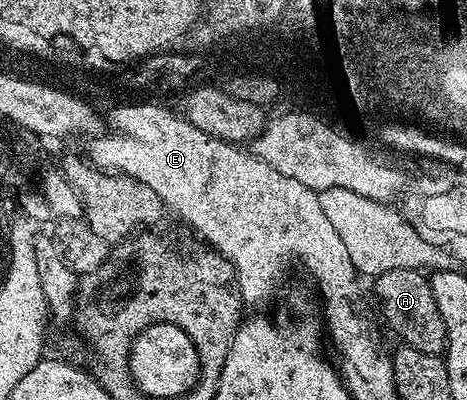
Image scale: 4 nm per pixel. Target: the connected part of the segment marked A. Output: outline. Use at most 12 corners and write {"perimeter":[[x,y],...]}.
{"perimeter":[[412,267],[376,276],[385,323],[408,346],[441,355],[445,322]]}

